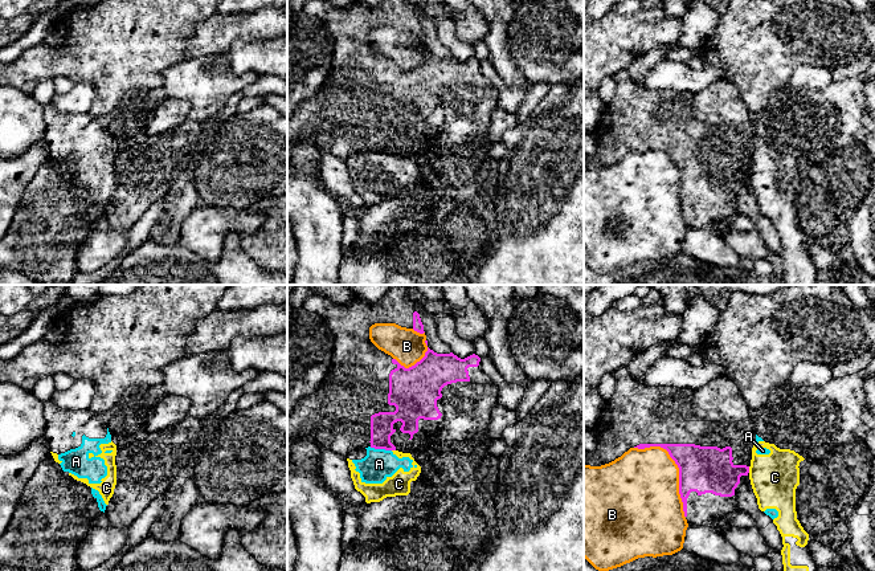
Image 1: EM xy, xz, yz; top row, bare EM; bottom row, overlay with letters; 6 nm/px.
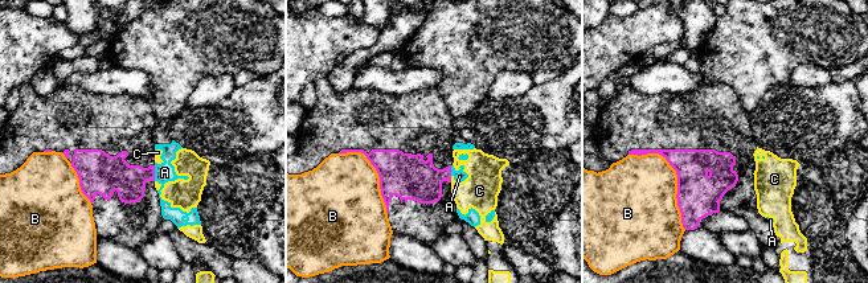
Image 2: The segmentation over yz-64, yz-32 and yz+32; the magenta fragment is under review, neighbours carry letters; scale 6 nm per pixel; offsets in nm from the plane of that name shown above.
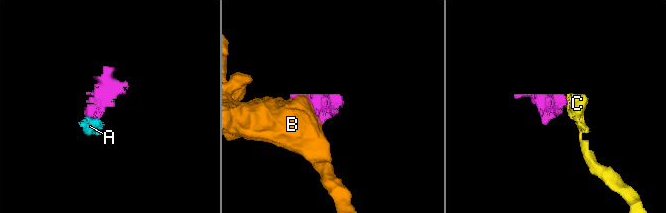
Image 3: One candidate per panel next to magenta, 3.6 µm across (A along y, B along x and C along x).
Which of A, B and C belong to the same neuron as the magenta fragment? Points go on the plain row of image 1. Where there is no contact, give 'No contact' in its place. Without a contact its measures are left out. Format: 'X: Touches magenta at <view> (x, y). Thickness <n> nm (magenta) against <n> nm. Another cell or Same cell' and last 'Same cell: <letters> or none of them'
A: Touches magenta at xz (380, 151). Thickness 140 nm (magenta) against 190 nm. Another cell
B: Touches magenta at yz (678, 170). Thickness 280 nm (magenta) against 440 nm. Another cell
C: Touches magenta at yz (748, 172). Thickness 280 nm (magenta) against 300 nm. Another cell
Same cell: none of them

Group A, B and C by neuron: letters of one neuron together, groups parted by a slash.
A C / B

